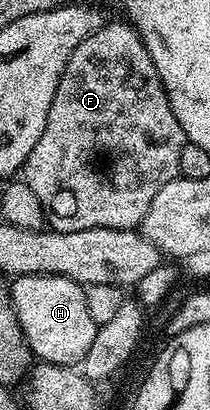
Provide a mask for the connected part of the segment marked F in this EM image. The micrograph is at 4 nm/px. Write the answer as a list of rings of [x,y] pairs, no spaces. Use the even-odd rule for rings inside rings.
[[[110,20],[99,31],[88,33],[71,51],[67,67],[59,79],[51,111],[47,111],[47,127],[39,135],[31,155],[23,166],[23,179],[35,191],[35,199],[43,207],[50,230],[87,231],[88,229],[136,230],[151,207],[151,199],[167,183],[179,176],[179,155],[185,146],[185,132],[171,111],[159,71],[147,55],[147,47],[132,25],[124,20]]]

